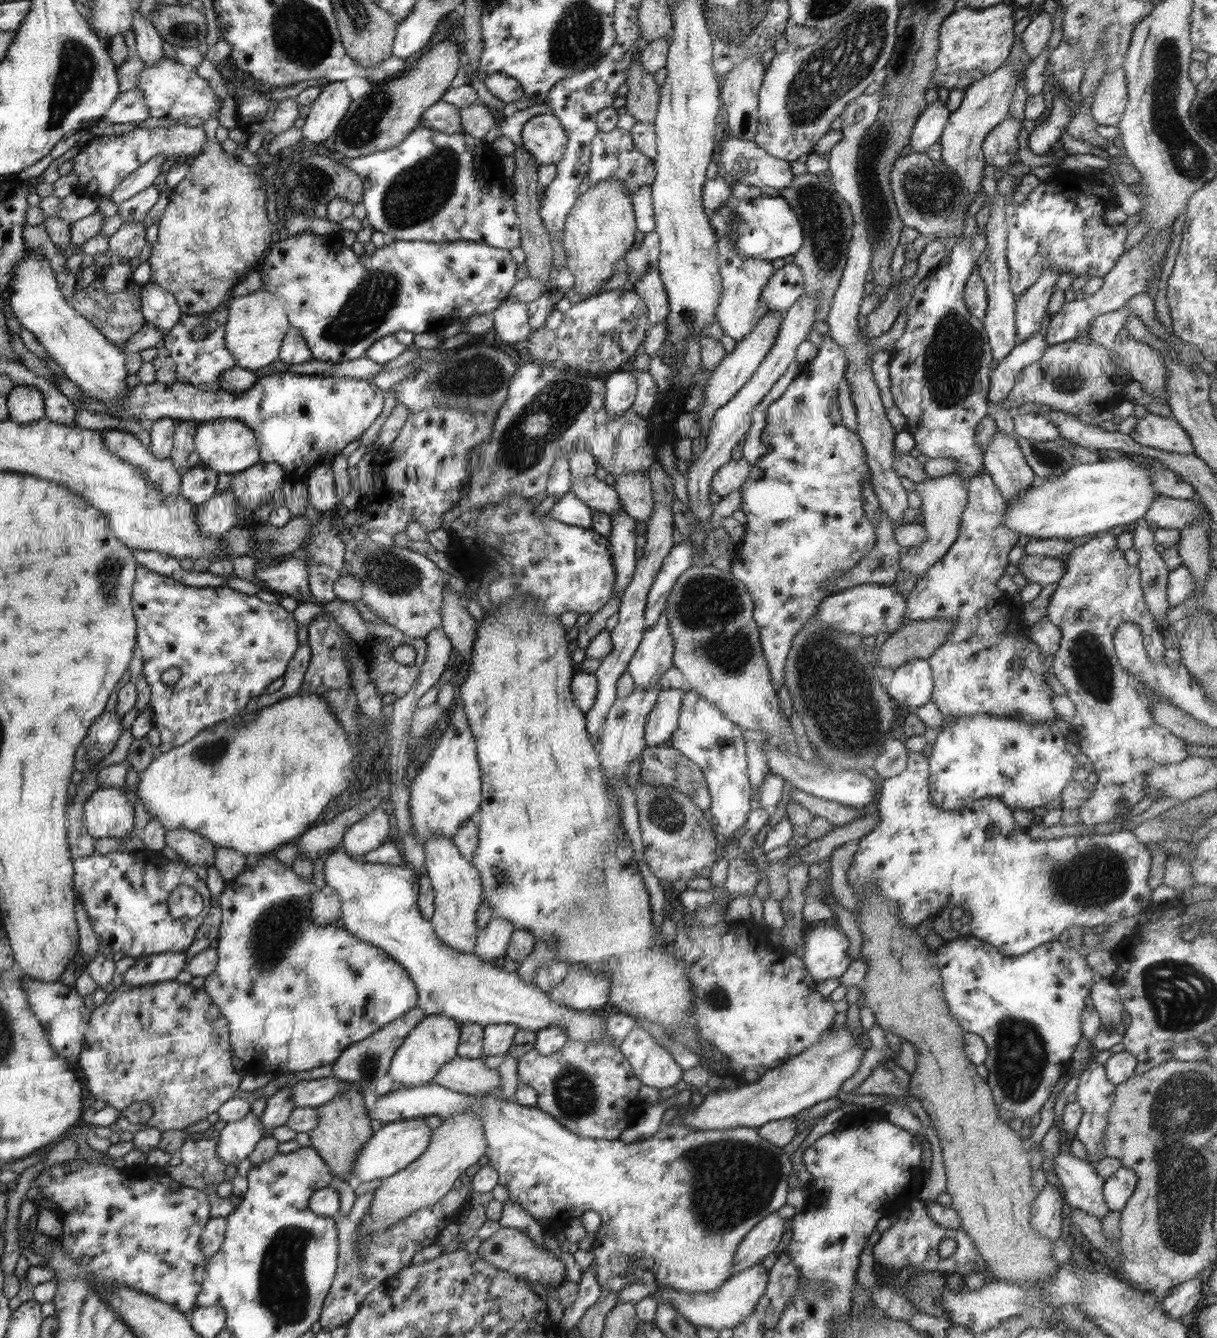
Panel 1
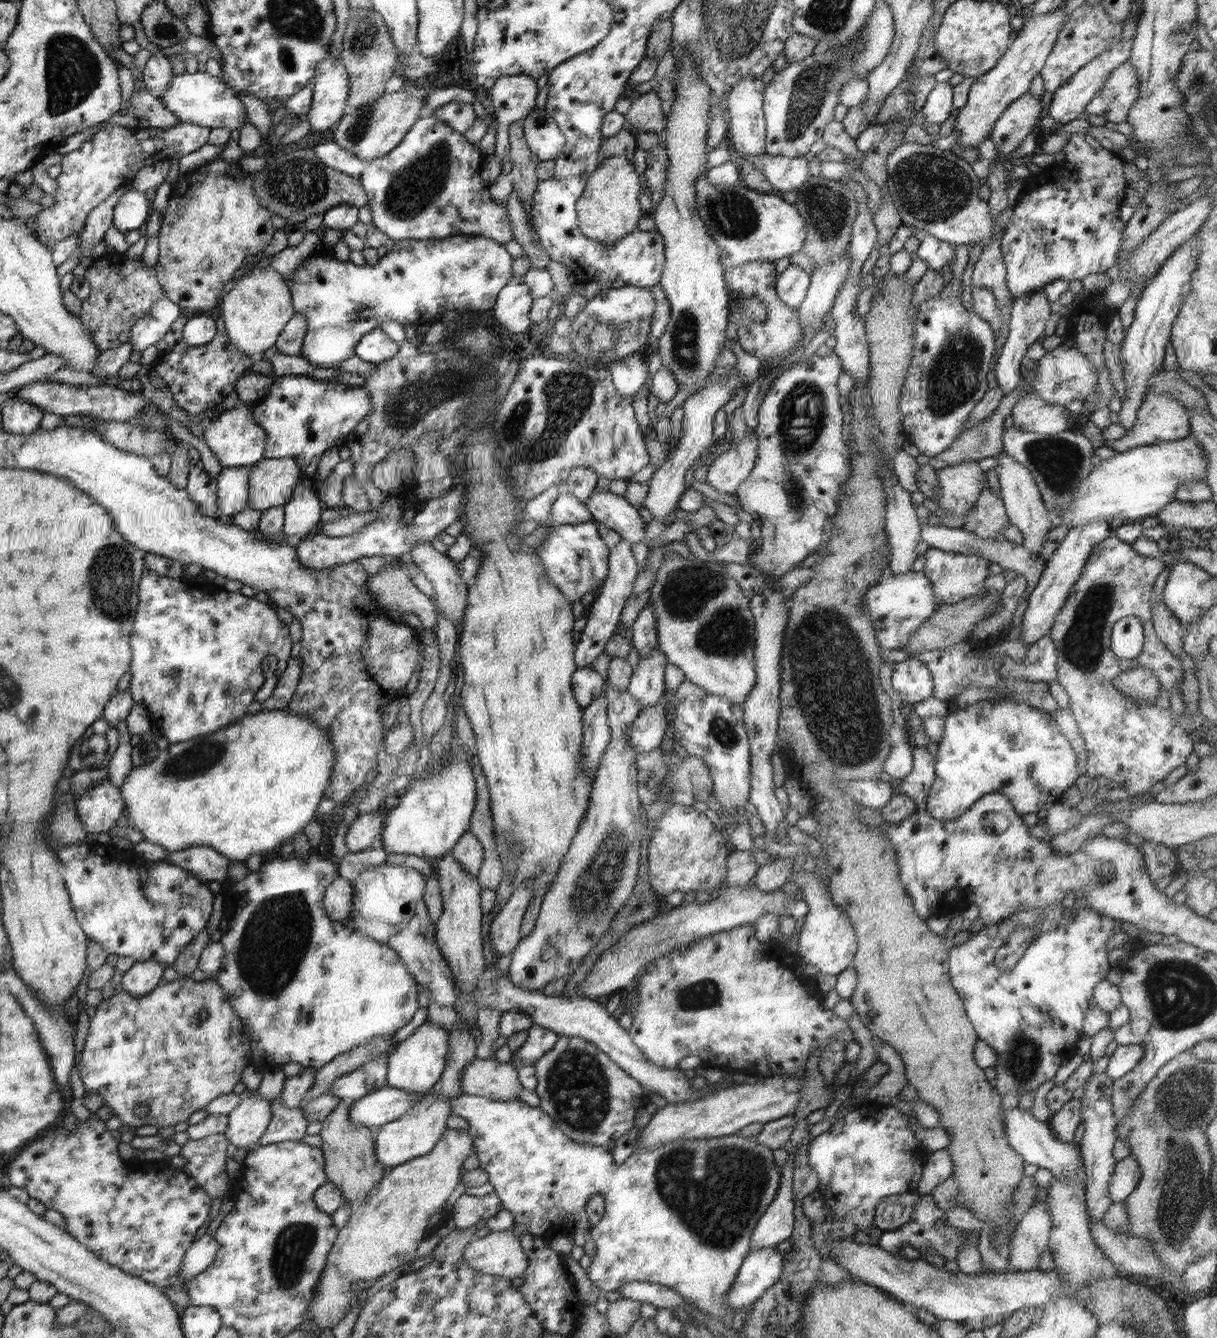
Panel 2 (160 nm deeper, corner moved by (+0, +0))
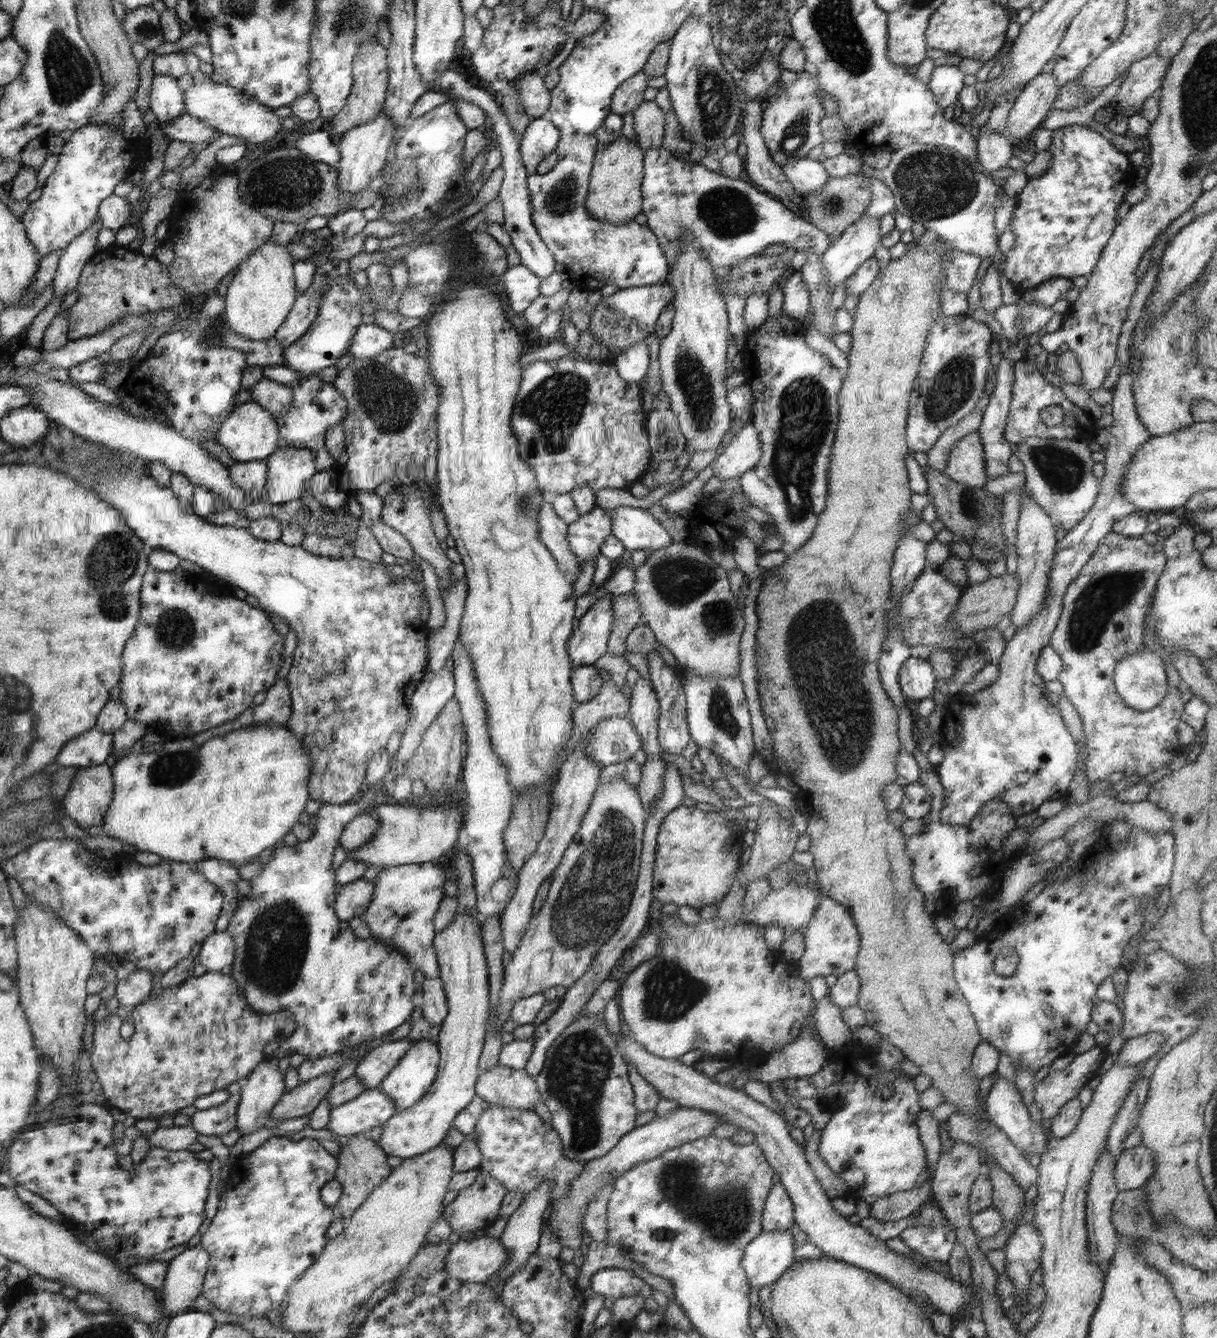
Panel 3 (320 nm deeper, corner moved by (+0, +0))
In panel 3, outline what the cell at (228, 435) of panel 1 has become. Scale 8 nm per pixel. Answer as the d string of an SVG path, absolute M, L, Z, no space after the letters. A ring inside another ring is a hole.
M251 401L240 404L233 410L230 417L221 424L215 440L226 448L237 462L264 461L278 450L280 430L274 415Z

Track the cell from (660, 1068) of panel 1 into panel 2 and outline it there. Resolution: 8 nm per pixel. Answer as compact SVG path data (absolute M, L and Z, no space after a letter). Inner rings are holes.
M749 923L696 939L685 948L671 950L651 961L646 967L645 974L641 976L636 990L632 994L624 993L623 1005L620 1011L627 1012L632 1017L633 1021L631 1022L629 1033L634 1044L646 1055L646 1058L649 1058L654 1064L662 1068L678 1069L680 1060L693 1054L694 1056L699 1056L708 1066L718 1066L718 1068L726 1069L733 1068L735 1072L756 1073L764 1077L778 1076L783 1074L783 1072L787 1072L787 1074L799 1076L799 1074L805 1072L808 1056L821 1044L825 1046L833 1040L855 1041L847 1021L838 1018L832 1009L824 1008L824 997L825 994L820 993L818 988L816 988L815 981L802 973L801 964L795 953L781 947L779 944L760 942L756 938L755 924Z

